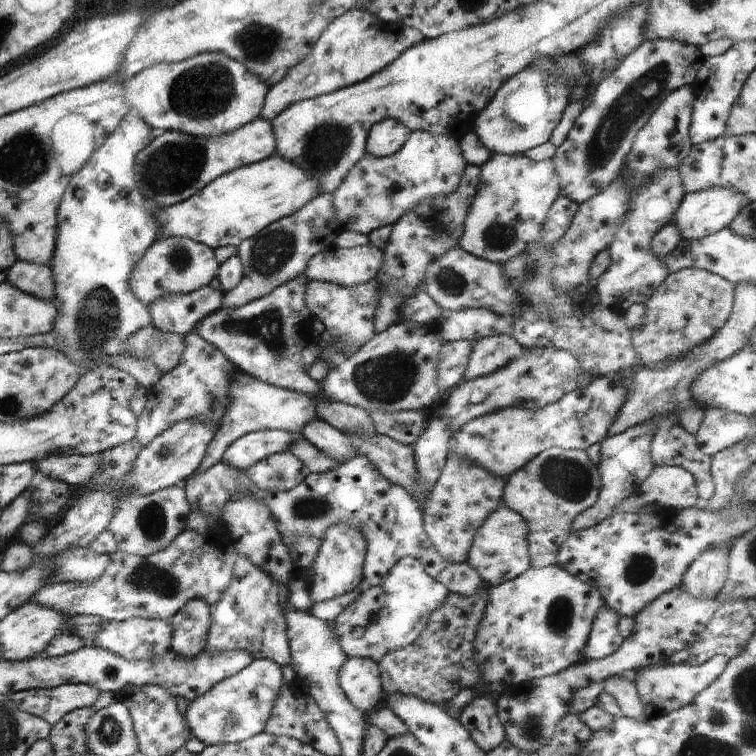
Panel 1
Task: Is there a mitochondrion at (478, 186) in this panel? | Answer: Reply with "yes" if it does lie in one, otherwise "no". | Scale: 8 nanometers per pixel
no

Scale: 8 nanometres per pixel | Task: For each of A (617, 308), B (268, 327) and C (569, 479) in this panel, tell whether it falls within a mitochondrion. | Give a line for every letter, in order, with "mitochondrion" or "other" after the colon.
A: other
B: mitochondrion
C: mitochondrion

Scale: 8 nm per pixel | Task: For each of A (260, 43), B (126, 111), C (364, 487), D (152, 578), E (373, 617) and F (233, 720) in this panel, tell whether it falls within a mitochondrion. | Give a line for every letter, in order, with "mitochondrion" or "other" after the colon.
A: mitochondrion
B: other
C: other
D: mitochondrion
E: other
F: mitochondrion

